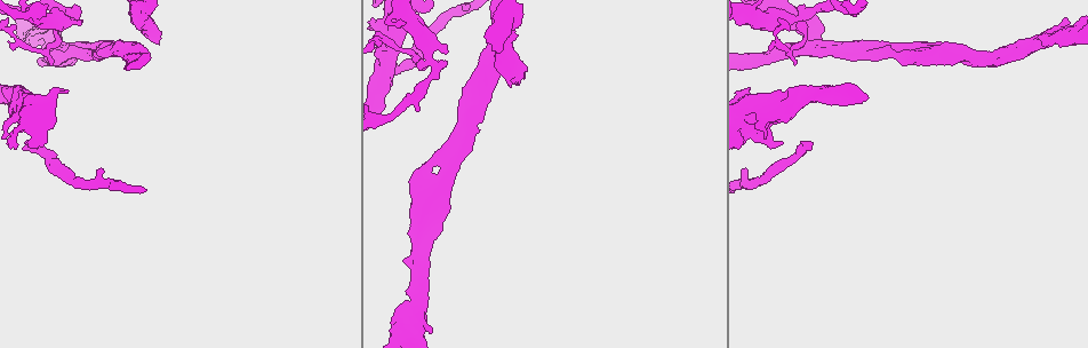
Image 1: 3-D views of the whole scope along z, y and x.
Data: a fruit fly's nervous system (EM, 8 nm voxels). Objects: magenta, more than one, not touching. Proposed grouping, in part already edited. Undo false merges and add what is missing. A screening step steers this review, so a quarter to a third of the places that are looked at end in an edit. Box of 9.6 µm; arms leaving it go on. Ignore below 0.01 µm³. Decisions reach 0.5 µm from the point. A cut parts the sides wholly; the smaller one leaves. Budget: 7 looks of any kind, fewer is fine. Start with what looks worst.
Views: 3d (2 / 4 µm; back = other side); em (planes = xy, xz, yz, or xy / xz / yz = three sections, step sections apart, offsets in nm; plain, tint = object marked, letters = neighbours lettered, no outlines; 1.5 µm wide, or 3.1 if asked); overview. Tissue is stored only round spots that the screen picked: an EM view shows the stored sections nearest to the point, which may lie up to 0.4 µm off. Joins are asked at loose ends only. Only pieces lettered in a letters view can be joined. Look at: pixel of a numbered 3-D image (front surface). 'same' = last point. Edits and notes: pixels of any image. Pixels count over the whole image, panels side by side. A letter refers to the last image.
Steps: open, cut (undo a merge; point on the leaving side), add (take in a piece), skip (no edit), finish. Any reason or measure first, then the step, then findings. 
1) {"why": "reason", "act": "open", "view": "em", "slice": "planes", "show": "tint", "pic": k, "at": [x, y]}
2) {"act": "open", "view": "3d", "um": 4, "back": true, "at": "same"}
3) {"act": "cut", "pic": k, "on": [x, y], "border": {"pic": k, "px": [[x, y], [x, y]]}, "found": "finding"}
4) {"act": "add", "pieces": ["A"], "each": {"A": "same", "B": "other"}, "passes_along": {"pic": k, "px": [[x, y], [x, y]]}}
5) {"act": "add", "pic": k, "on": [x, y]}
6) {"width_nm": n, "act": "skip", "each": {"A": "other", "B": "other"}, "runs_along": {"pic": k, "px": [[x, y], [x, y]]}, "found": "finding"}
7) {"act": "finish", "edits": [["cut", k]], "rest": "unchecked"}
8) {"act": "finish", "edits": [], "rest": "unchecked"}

{"why": "an open end", "act": "open", "view": "3d", "um": 4, "pic": 1, "at": [24, 148]}

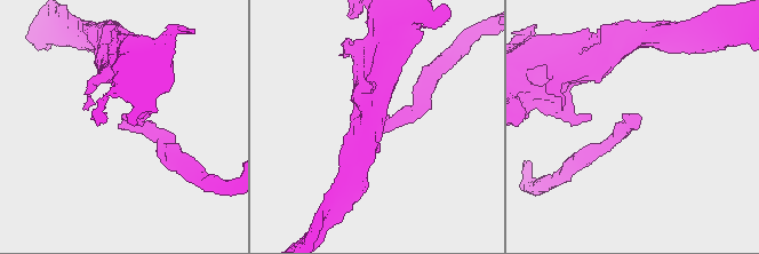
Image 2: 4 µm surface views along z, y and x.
{"why": "now the EM", "act": "open", "view": "em", "slice": "yz", "step": 8, "show": "tint", "pic": 2, "at": [637, 127]}

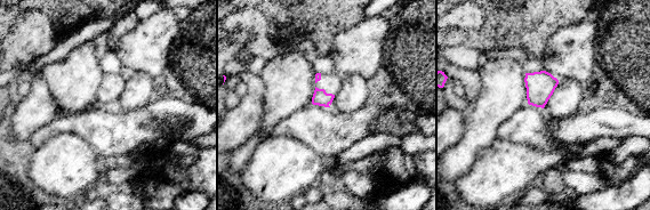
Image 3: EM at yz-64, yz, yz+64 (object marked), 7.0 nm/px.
{"act": "open", "view": "em", "slice": "planes", "show": "letters", "at": "same"}

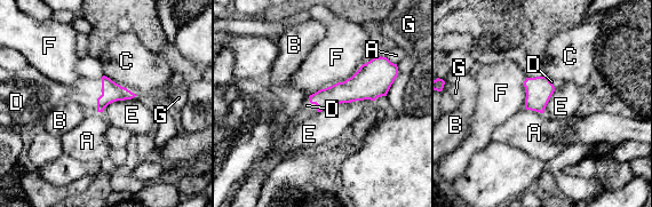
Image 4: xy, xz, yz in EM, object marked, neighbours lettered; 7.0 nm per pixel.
{"width_nm": 140, "act": "add", "pieces": ["D"], "each": {"A": "other", "B": "other", "C": "other", "D": "same", "E": "other", "F": "other", "G": "other"}, "passes_along": {"pic": 4, "px": [[111, 92], [101, 95], [85, 92]]}, "found": "the cell continues"}

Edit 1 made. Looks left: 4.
{"act": "open", "view": "overview"}

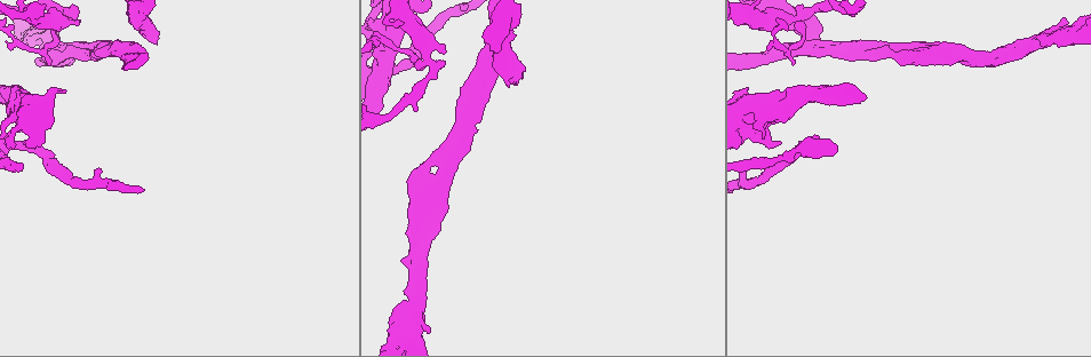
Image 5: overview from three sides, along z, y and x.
{"why": "branch point", "act": "open", "view": "3d", "um": 2, "pic": 5, "at": [790, 19]}

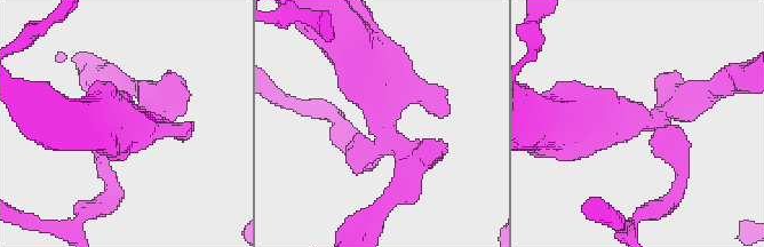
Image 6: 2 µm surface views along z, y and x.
{"act": "open", "view": "em", "slice": "planes", "show": "letters", "pic": 6, "at": [646, 118]}

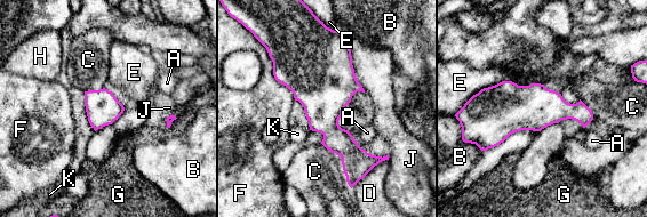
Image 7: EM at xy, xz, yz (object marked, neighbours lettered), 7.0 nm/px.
{"width_nm": 240, "act": "skip", "each": {"A": "other", "B": "other", "C": "other", "D": "other", "E": "other", "F": "other", "G": "other", "H": "other", "J": "other", "K": "other"}, "found": "continuous, no second cell"}

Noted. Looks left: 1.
{"act": "finish", "edits": [["add", 4]], "rest": "unchecked"}

